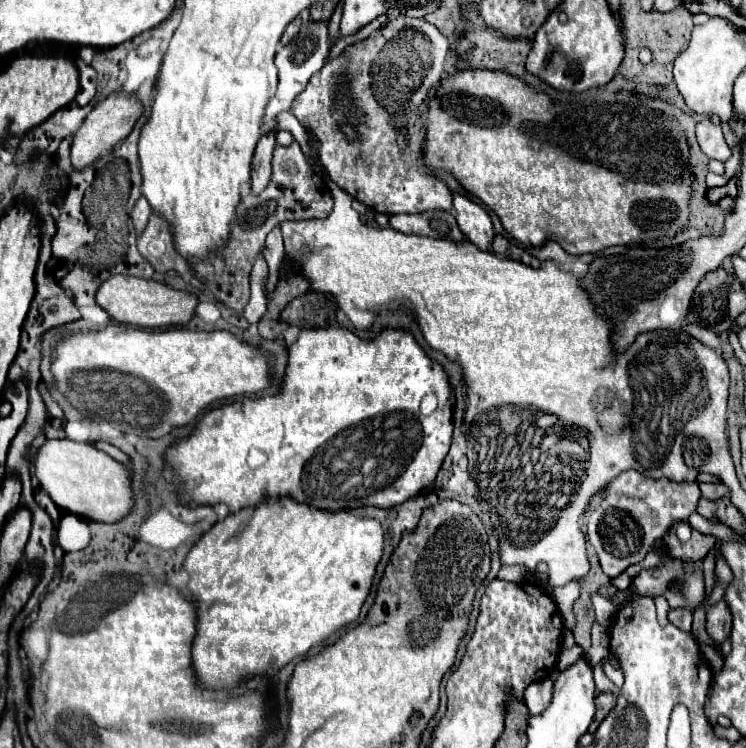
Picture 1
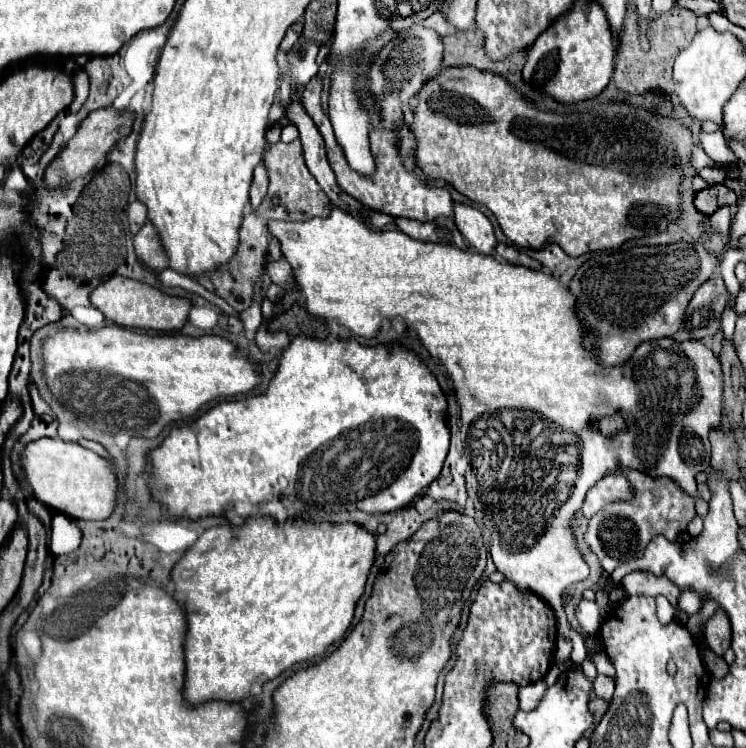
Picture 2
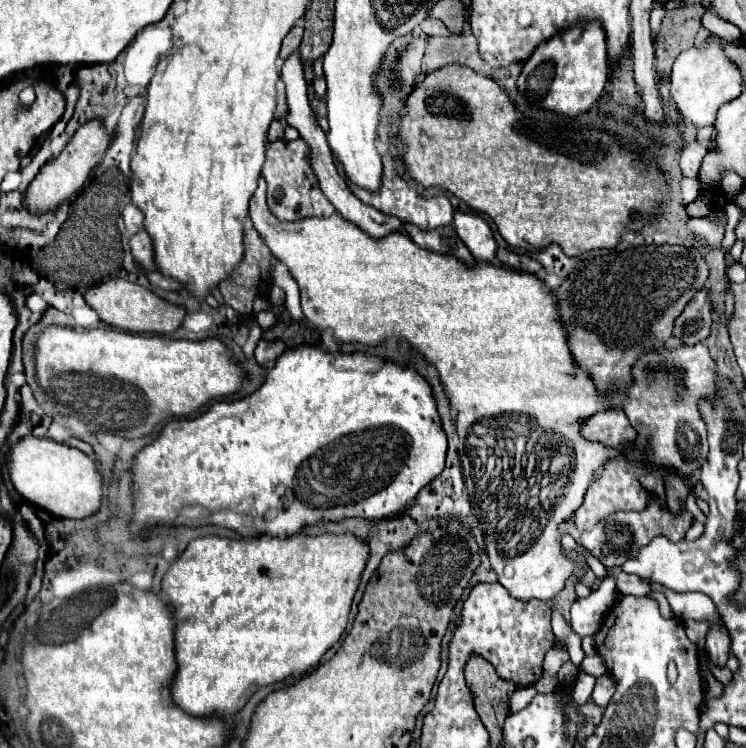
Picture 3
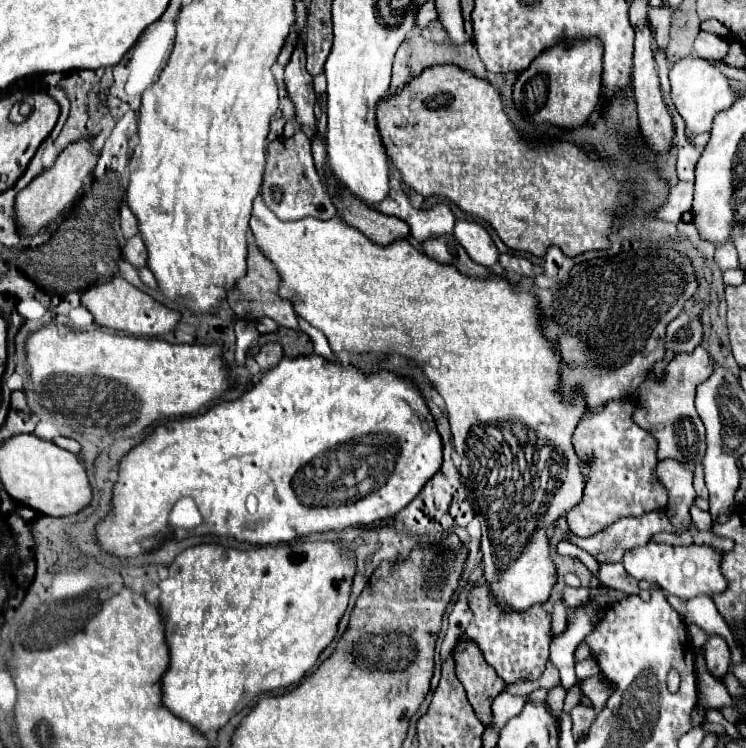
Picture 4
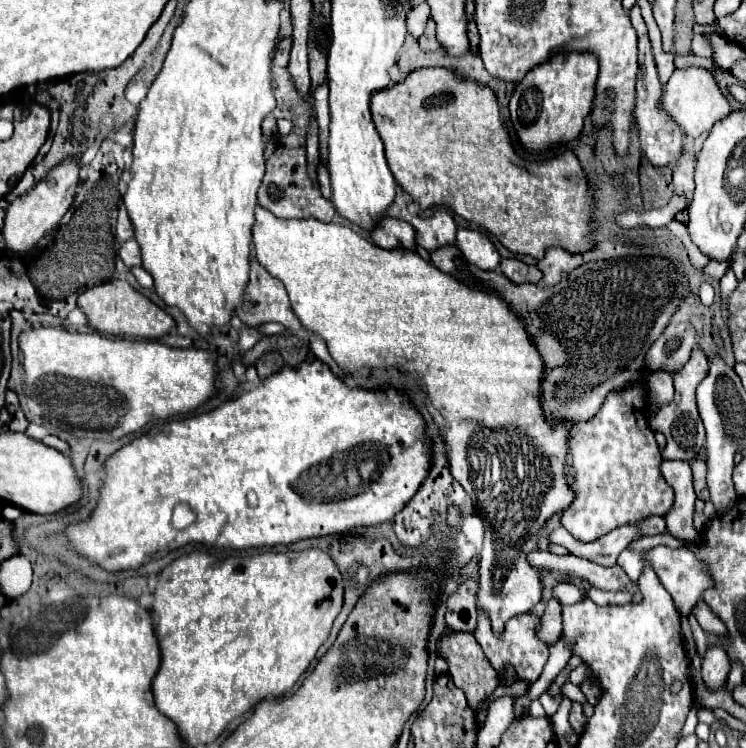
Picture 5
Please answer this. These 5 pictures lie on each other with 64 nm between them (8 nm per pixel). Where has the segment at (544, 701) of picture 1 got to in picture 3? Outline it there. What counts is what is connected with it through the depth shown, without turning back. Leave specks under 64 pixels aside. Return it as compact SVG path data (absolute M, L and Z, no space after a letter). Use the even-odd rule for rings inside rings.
M535 685L519 687L510 696L510 713L519 712L527 707L536 694L538 694L538 692L536 692Z

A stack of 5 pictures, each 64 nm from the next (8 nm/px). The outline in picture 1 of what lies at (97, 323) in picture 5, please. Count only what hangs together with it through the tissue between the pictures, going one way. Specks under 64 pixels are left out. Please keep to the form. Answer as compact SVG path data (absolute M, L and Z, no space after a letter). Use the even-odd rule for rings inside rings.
M112 276L108 278L102 286L100 292L96 294L96 302L118 322L122 324L132 324L138 328L168 328L168 326L186 326L194 310L198 306L198 298L190 292L184 290L174 290L164 282L158 280L146 280L146 278L136 278L136 276Z

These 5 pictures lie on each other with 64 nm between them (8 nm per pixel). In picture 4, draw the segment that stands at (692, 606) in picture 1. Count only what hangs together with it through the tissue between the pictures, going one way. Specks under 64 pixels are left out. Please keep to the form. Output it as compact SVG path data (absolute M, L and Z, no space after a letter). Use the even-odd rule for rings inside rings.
M602 564L600 572L596 576L600 580L600 584L610 586L614 590L620 590L624 594L638 594L638 580L632 578L622 564Z

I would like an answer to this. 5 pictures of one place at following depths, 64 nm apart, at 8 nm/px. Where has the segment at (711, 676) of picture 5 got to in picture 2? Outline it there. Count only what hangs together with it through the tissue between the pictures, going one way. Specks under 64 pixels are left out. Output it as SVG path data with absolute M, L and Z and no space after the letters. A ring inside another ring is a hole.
M718 610L704 626L704 638L706 644L718 654L722 656L726 652L726 648L730 648L730 620L726 616L724 610Z

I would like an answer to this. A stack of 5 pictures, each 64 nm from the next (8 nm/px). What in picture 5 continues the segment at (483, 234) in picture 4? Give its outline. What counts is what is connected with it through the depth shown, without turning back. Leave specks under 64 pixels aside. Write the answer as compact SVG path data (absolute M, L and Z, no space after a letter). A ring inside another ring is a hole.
M458 228L456 242L468 262L472 262L484 270L498 268L500 254L486 234L482 234L478 230L470 230L470 228Z

